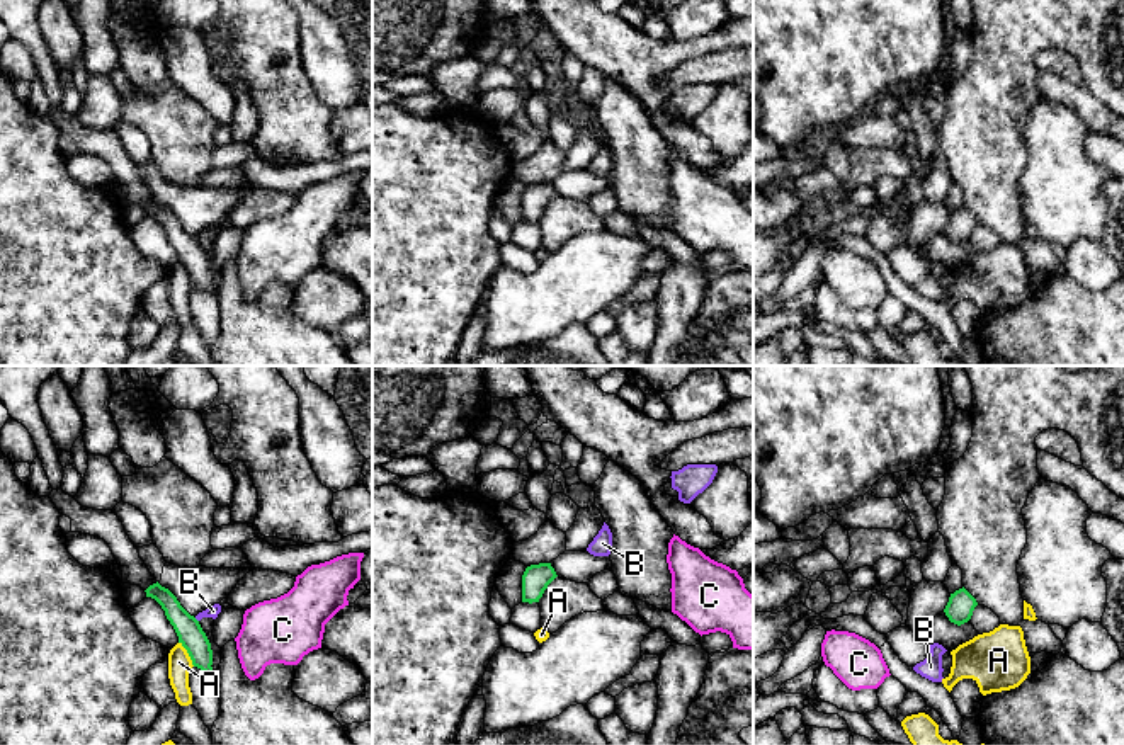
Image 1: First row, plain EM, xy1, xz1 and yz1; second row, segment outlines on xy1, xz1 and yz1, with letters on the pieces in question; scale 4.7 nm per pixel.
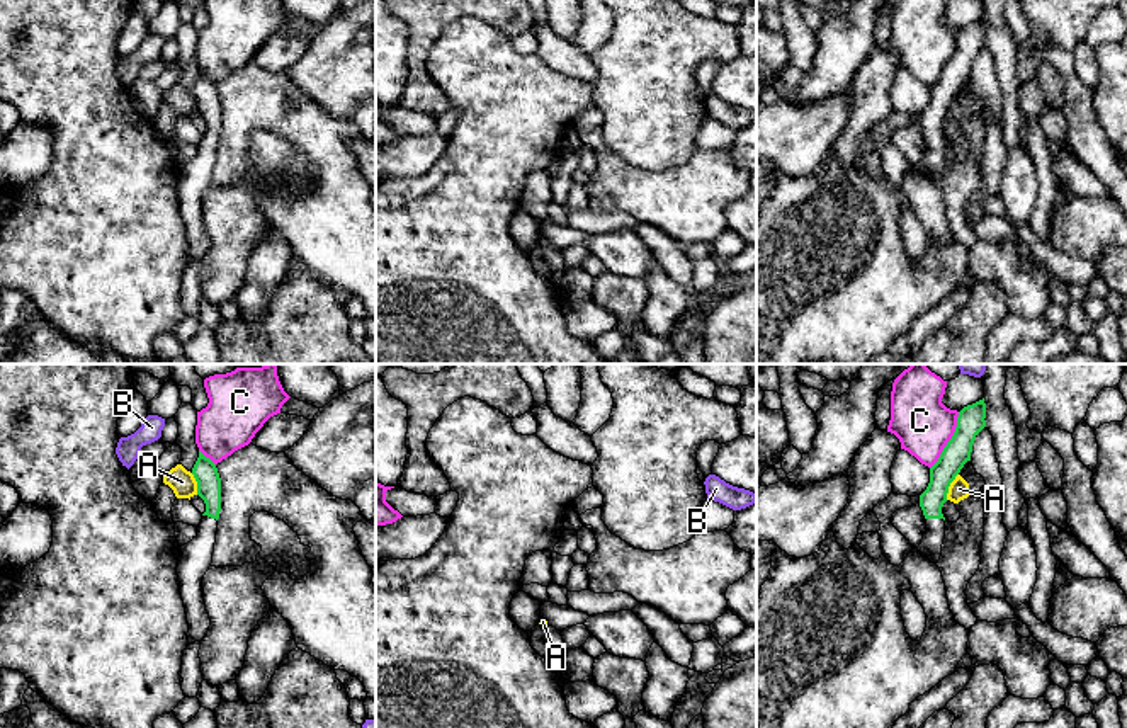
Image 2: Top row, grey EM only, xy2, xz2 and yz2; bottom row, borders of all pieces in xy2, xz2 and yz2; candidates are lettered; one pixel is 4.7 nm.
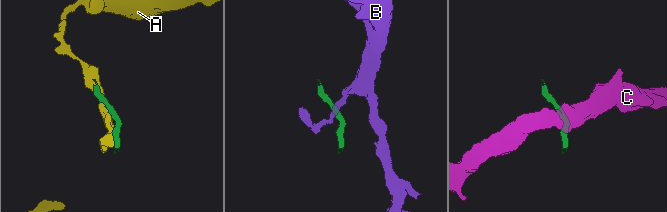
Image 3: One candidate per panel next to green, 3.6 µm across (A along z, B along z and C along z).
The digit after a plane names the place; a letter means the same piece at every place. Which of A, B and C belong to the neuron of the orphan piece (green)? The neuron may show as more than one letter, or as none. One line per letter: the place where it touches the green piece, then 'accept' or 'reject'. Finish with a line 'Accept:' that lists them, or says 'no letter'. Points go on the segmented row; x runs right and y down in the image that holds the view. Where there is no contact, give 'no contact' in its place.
A: xy1 (187, 652) | reject
B: xy1 (196, 619) | reject
C: yz2 (949, 441) | reject
Accept: no letter

